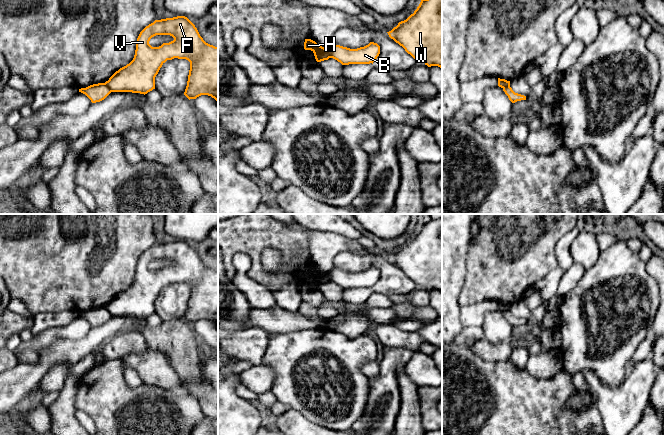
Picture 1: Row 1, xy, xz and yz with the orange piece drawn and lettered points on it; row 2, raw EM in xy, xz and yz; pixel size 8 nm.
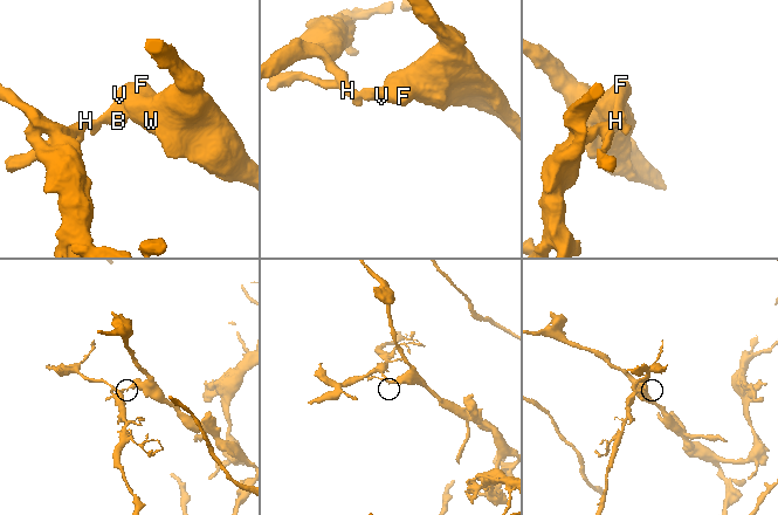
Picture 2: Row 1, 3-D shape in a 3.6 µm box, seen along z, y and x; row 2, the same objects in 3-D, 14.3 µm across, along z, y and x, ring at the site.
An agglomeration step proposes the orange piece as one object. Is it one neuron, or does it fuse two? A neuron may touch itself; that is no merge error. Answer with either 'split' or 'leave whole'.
split

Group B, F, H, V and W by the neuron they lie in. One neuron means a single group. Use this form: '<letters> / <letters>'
B F V W / H

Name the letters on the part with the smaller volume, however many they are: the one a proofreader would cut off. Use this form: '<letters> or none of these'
H

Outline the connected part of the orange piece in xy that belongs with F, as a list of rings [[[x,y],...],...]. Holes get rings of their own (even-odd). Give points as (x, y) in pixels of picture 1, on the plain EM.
[[[185,240],[155,244],[146,250],[137,262],[133,284],[116,295],[105,308],[112,316],[132,316],[145,319],[155,313],[155,301],[162,289],[174,282],[186,283],[190,286],[184,319],[189,324],[208,319],[218,326],[218,271],[206,267],[195,249]],[[156,259],[170,259],[174,264],[163,267],[159,271],[152,271],[149,265]]]

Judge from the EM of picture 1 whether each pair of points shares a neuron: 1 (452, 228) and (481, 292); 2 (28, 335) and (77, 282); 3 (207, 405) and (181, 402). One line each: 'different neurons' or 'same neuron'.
1: different neurons
2: different neurons
3: different neurons

